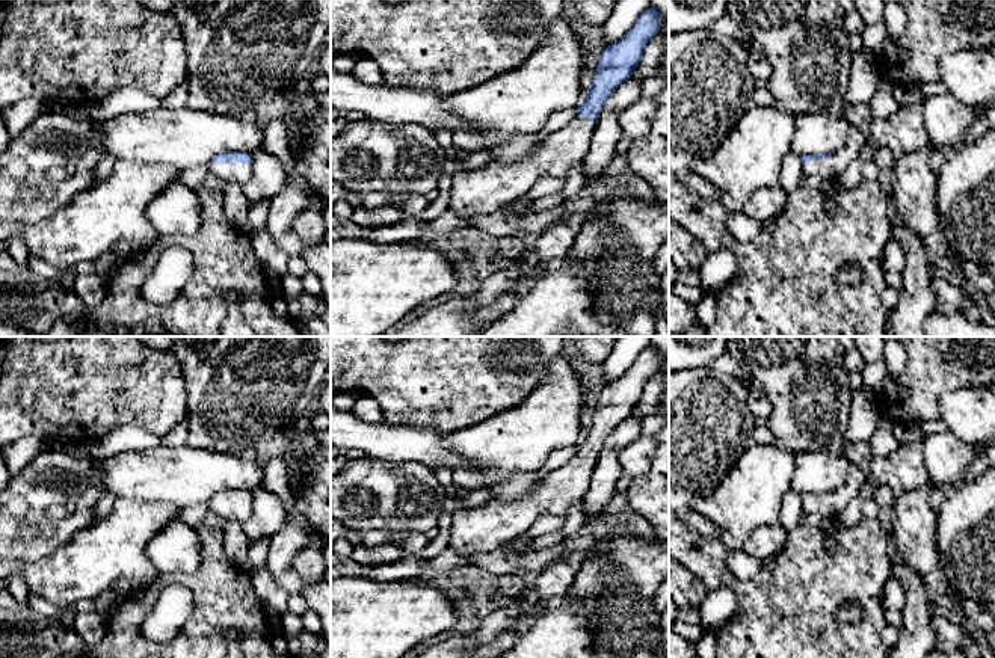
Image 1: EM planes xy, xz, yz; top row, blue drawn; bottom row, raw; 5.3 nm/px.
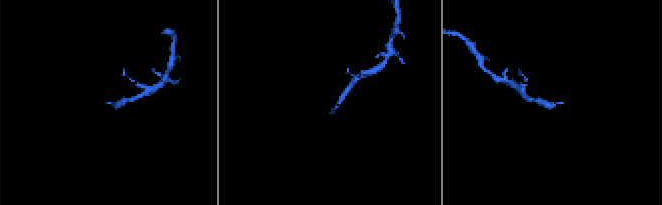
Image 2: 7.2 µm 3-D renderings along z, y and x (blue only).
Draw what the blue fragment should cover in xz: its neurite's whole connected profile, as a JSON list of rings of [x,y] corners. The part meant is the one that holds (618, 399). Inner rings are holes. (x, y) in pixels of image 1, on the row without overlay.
[[[651,344],[618,380],[602,386],[593,423],[578,444],[578,454],[548,474],[524,498],[454,510],[448,546],[459,555],[492,552],[527,533],[542,515],[566,516],[568,507],[584,498],[607,438],[631,415],[658,367],[658,349]]]

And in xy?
[[[233,489],[216,494],[208,507],[223,521],[237,521],[243,524],[252,513],[252,492]]]

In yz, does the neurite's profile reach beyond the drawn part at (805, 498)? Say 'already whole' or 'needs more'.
needs more

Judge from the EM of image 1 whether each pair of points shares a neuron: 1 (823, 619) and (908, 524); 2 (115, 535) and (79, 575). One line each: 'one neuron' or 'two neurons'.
1: two neurons
2: one neuron

